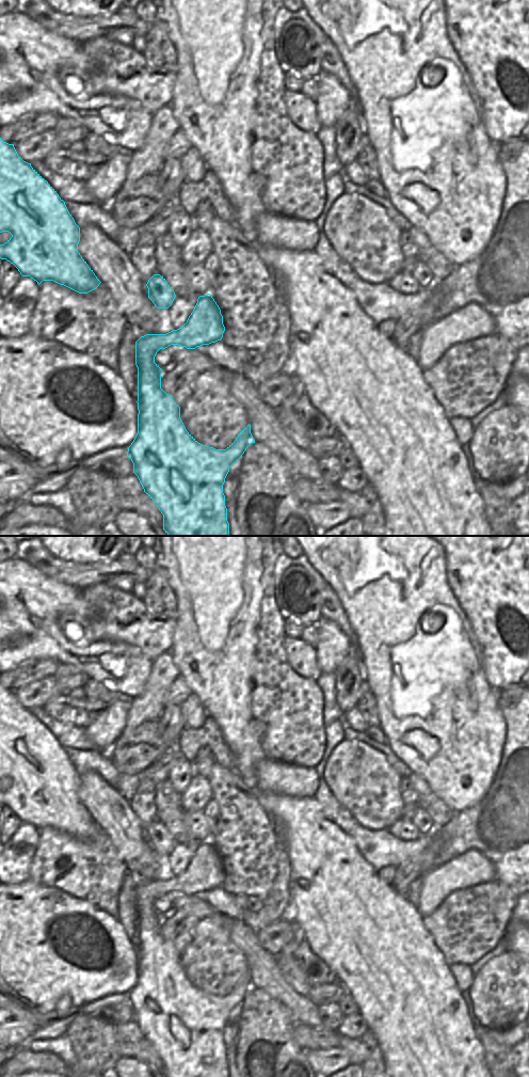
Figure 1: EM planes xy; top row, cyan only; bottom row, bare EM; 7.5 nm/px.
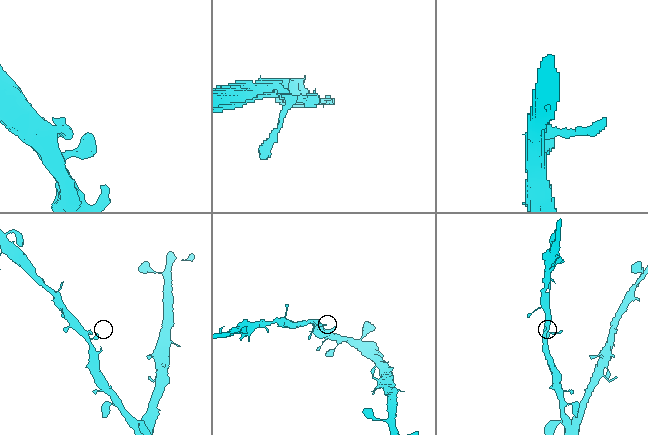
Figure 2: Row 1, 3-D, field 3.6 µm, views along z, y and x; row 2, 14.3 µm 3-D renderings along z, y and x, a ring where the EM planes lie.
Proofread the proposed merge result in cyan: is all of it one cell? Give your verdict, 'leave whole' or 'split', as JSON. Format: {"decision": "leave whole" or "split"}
{"decision": "leave whole"}

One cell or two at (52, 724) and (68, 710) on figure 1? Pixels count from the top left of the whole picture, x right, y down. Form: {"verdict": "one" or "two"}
{"verdict": "two"}

